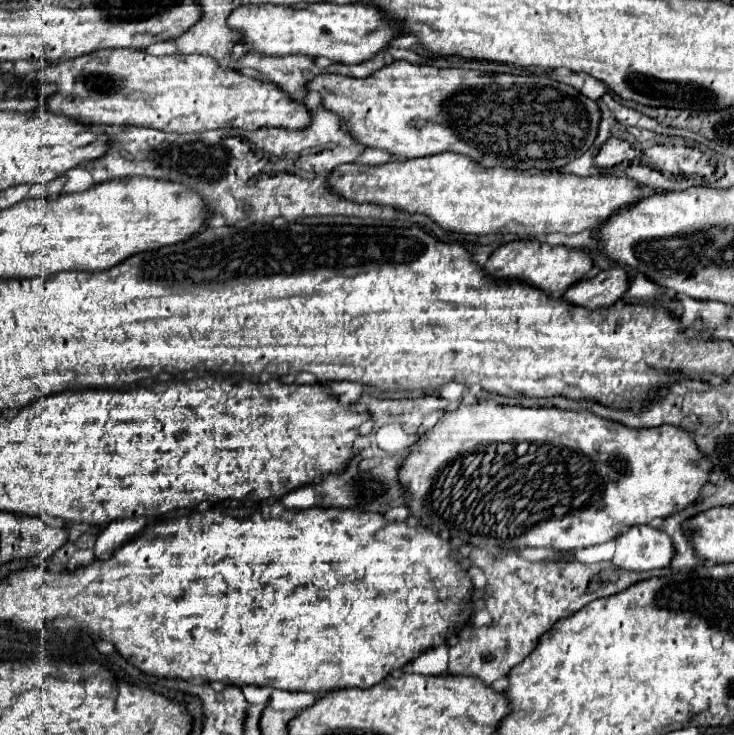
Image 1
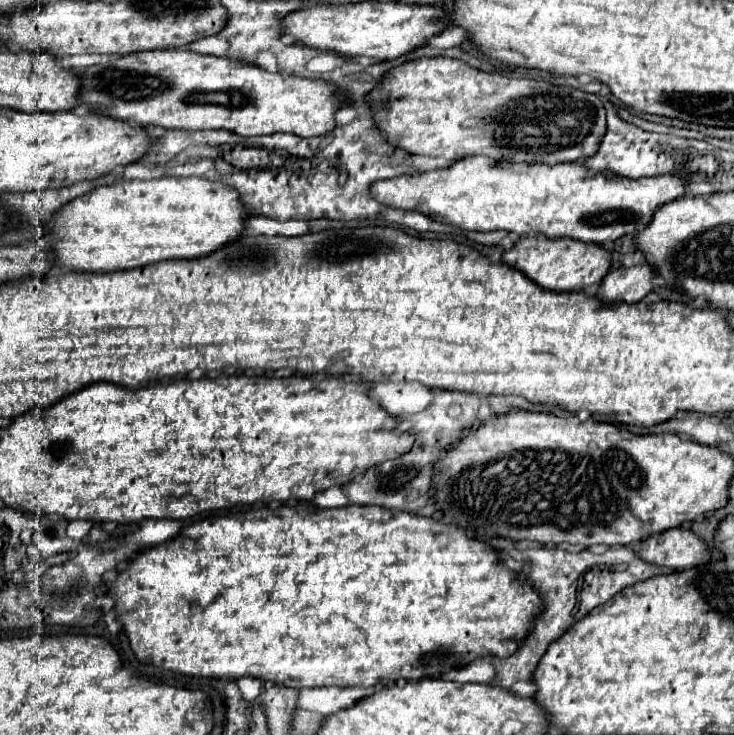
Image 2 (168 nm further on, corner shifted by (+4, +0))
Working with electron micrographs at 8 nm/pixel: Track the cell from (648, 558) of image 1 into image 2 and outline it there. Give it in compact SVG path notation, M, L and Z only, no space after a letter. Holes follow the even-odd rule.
M672 528L654 534L644 540L646 550L640 550L642 560L672 570L682 570L688 566L700 566L710 562L712 552L702 538L698 538L690 528Z

